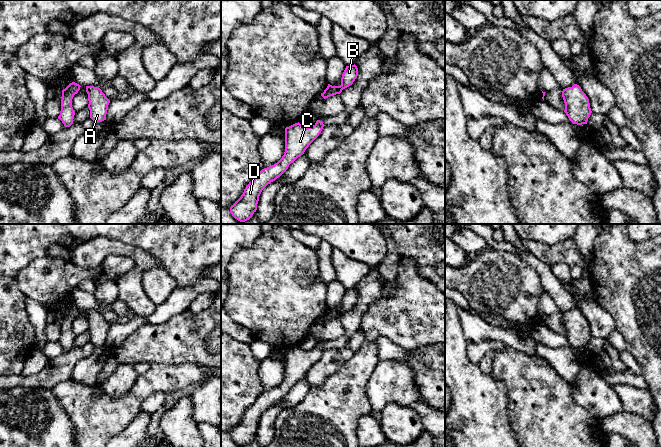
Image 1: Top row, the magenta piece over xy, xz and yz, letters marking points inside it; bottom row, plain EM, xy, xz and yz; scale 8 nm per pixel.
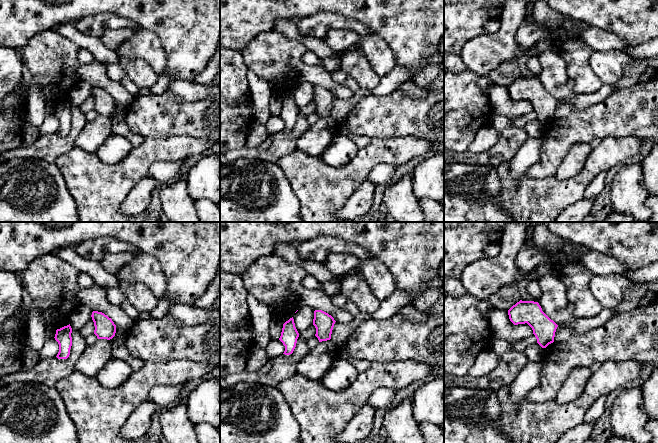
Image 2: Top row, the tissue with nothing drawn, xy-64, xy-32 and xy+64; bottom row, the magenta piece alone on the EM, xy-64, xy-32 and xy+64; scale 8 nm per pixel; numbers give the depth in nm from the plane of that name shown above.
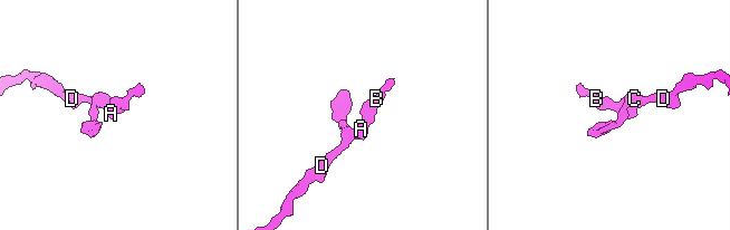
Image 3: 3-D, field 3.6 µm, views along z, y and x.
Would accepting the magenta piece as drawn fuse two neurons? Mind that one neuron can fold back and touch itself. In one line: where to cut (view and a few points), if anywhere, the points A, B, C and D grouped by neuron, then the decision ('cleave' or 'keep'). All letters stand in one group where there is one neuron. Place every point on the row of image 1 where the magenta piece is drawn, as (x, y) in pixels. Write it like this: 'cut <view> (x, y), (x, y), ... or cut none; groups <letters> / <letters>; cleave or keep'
cut none; groups A B C D; keep

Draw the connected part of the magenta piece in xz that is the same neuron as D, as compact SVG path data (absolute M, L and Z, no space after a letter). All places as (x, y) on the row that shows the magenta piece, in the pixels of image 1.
M317 120L313 126L304 127L299 122L285 128L285 152L272 166L262 169L244 189L241 197L230 207L232 216L240 222L249 220L257 210L262 190L280 177L309 145L319 136L325 125Z

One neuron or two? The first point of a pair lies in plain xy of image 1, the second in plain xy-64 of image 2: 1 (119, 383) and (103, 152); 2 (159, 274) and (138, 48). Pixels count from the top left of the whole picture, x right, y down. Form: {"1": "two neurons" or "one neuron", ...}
{"1": "one neuron", "2": "one neuron"}

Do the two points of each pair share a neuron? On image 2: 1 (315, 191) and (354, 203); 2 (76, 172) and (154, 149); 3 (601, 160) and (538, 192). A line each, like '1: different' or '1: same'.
1: different
2: same
3: same

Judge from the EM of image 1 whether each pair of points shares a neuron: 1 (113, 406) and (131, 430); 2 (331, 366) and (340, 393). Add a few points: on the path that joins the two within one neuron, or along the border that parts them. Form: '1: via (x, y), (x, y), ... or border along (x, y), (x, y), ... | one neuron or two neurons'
1: border along (140, 410), (120, 432), (113, 436) | two neurons
2: border along (346, 360), (321, 385), (314, 387) | two neurons

